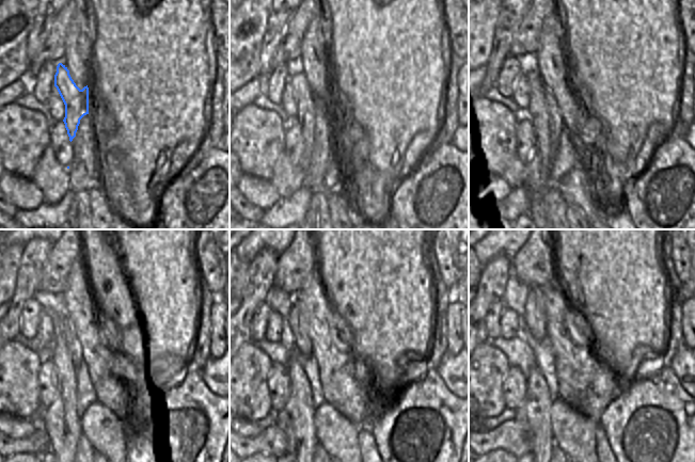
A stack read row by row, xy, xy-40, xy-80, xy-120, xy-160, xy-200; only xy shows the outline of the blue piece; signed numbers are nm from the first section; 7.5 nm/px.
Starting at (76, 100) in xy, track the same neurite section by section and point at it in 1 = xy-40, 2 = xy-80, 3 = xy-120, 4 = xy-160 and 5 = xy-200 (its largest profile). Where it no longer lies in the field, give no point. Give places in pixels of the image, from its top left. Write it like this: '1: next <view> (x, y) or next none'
1: next xy-40 (305, 97)
2: next xy-80 (539, 171)
3: next xy-120 (60, 420)
4: next xy-160 (296, 418)
5: next xy-200 (535, 410)

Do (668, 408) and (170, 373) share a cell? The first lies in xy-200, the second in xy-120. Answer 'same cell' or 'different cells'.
different cells

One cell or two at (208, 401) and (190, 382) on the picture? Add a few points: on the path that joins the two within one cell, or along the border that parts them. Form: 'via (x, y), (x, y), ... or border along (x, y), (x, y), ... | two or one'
via (204, 397), (193, 386) | one

